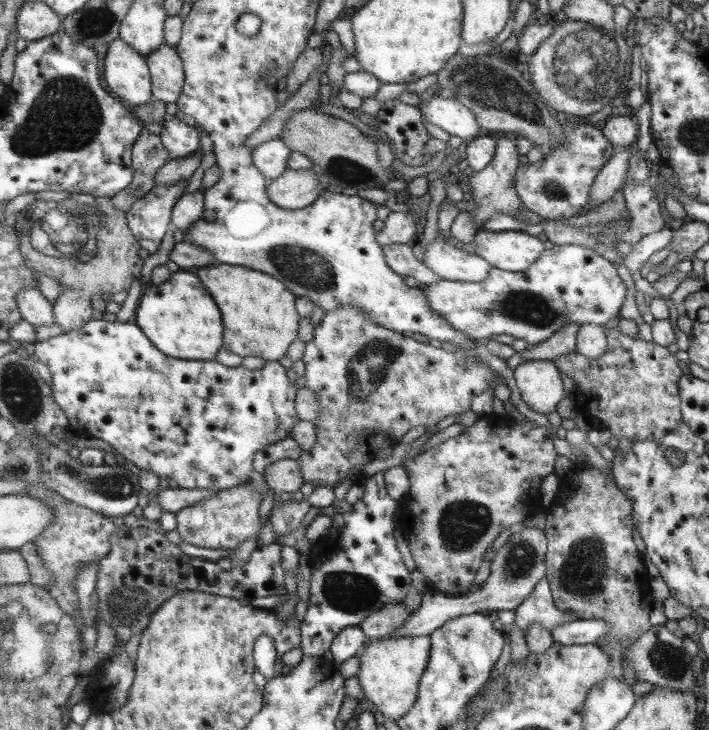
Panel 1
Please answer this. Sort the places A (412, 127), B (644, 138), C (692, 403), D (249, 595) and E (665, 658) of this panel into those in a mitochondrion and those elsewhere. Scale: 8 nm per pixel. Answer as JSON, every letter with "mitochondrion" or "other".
{"A":"other","B":"other","C":"other","D":"other","E":"mitochondrion"}

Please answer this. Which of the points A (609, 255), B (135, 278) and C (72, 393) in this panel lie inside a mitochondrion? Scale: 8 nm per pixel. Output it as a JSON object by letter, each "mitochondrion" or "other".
{"A":"other","B":"other","C":"other"}

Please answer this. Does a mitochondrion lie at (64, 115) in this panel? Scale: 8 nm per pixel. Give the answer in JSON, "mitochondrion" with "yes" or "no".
{"mitochondrion":"yes"}

